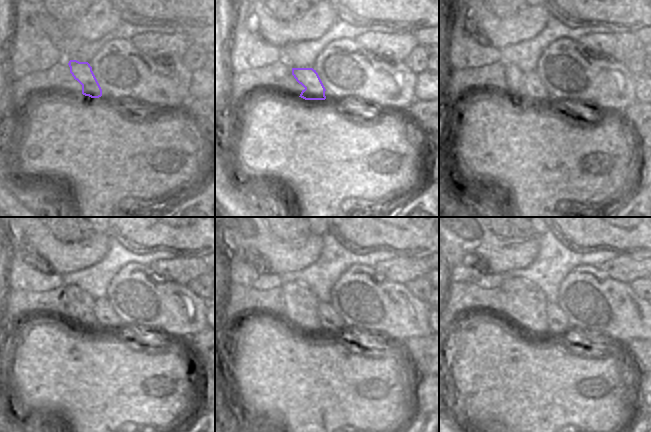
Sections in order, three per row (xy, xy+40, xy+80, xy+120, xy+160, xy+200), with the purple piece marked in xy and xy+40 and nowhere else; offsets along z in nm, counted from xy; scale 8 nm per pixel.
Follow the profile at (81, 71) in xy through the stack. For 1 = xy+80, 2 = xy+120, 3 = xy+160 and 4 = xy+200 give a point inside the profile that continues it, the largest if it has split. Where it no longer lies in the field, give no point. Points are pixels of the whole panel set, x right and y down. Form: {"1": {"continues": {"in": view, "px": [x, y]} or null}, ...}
{"1": {"continues": {"in": "xy+80", "px": [534, 87]}}, "2": {"continues": {"in": "xy+120", "px": [107, 320]}}, "3": {"continues": {"in": "xy+160", "px": [330, 319]}}, "4": {"continues": {"in": "xy+200", "px": [558, 322]}}}

